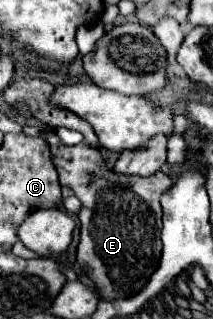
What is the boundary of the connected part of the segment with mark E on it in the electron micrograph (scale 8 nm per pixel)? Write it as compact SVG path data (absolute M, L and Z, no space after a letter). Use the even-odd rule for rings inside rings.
M53 130L43 132L41 138L51 150L60 186L68 186L81 200L81 240L77 246L77 262L87 266L87 276L103 300L137 294L159 266L163 248L159 198L173 186L173 180L161 170L147 178L117 174L107 168L101 150L87 142L67 146Z

